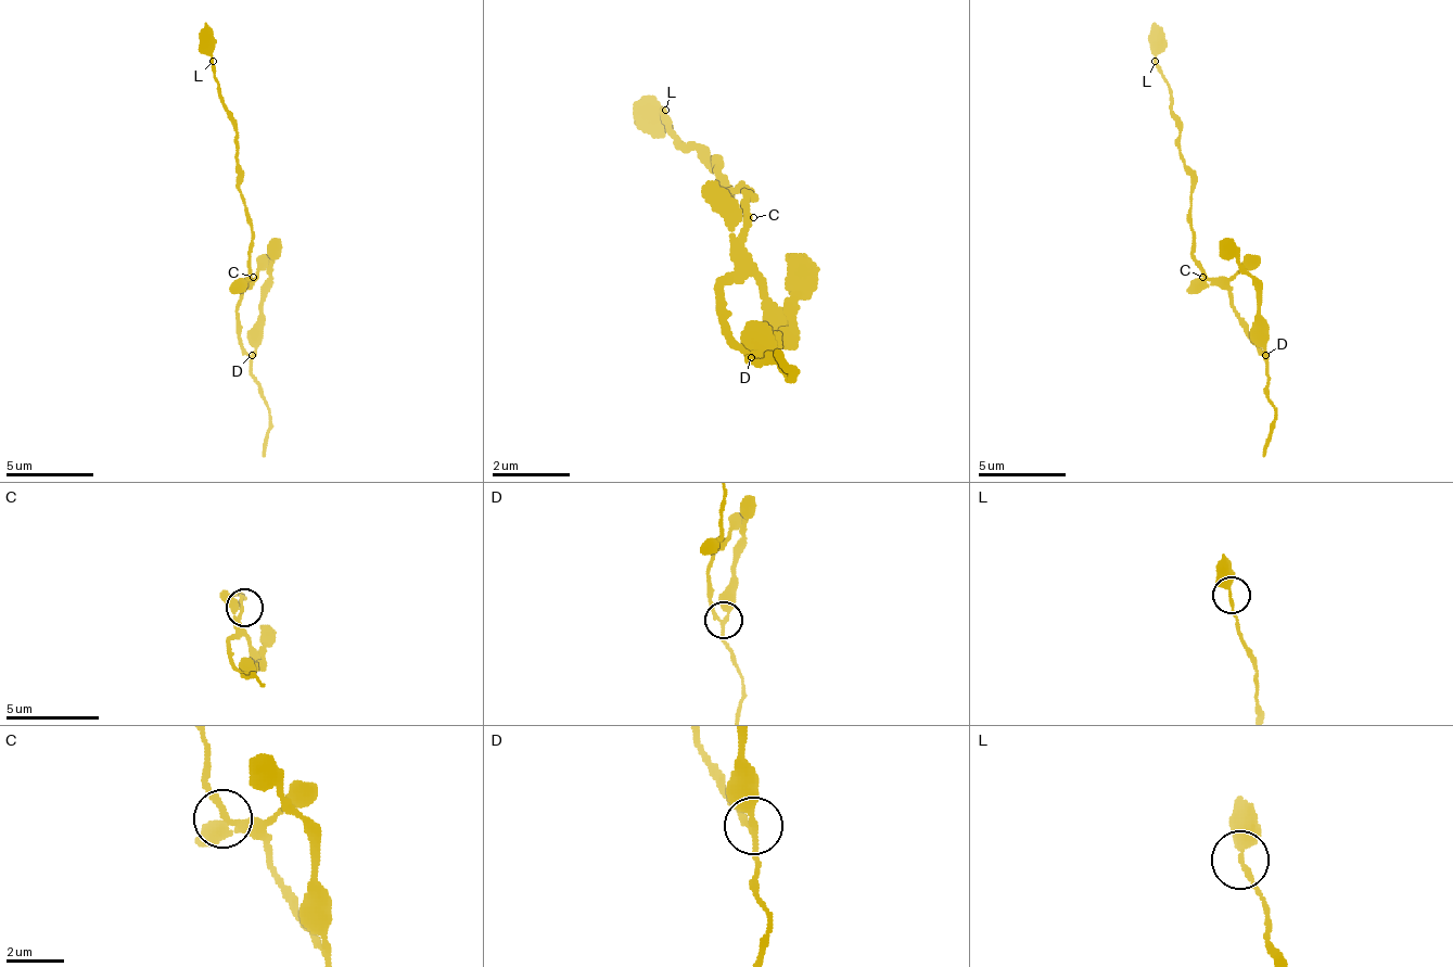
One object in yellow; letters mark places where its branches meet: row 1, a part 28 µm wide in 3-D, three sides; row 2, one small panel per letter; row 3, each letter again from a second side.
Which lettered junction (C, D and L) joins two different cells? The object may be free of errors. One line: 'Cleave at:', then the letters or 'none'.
Cleave at: D

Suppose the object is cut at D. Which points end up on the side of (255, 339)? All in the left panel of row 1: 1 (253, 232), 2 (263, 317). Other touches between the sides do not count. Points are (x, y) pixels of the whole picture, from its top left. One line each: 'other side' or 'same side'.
1: other side
2: same side

